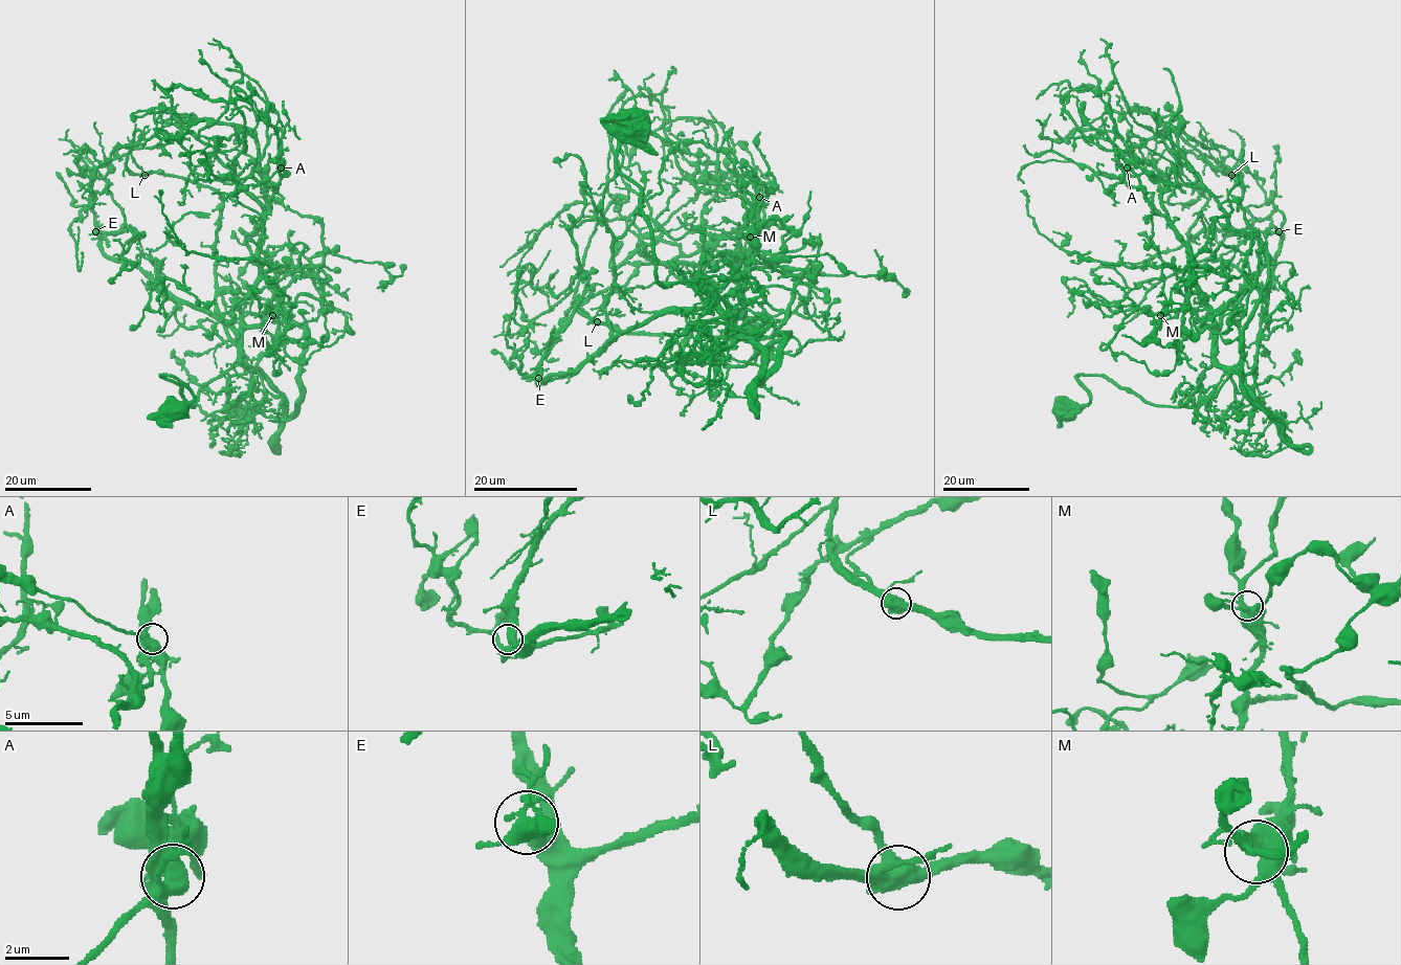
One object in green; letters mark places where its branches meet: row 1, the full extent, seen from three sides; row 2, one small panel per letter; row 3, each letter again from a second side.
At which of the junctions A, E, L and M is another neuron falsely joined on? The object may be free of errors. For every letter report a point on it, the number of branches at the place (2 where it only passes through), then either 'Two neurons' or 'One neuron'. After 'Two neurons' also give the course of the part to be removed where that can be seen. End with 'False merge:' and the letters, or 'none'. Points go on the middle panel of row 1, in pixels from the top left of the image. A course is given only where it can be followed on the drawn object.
A: Place: (759, 197). Branches: 4. One neuron
E: Place: (538, 378). Branches: 4. One neuron
L: Place: (597, 321). Branches: 4. One neuron
M: Place: (750, 237). Branches: 6. One neuron
False merge: none

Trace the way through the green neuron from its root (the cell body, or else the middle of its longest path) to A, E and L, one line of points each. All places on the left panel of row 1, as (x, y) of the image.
A: (174, 409), (194, 395), (161, 375), (194, 406), (237, 359), (239, 305), (258, 278), (261, 215), (281, 167)
E: (174, 409), (194, 395), (161, 375), (194, 406), (236, 360), (237, 335), (110, 259), (95, 231)
L: (174, 409), (194, 395), (161, 375), (194, 406), (258, 360), (215, 300), (222, 197), (145, 175)

